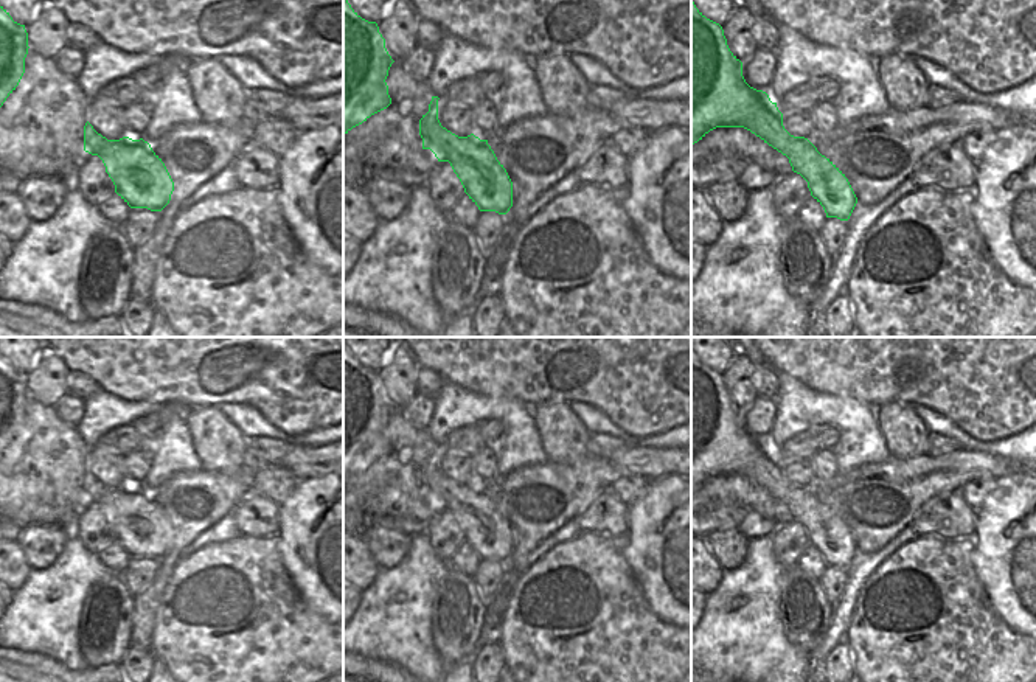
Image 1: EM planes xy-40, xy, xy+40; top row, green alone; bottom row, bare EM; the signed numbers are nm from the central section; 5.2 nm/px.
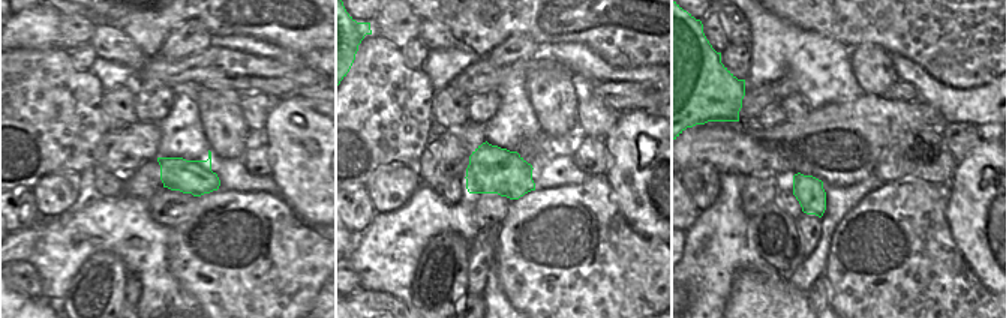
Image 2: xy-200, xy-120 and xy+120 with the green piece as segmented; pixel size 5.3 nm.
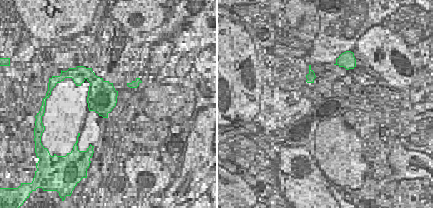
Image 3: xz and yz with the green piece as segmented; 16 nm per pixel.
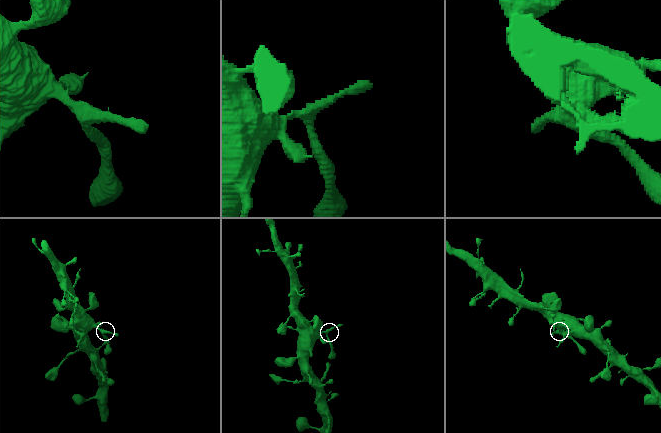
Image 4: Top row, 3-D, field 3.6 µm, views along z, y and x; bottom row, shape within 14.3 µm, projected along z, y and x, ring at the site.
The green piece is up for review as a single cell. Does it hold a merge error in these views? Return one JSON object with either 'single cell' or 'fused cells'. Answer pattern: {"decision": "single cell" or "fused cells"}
{"decision": "fused cells"}

